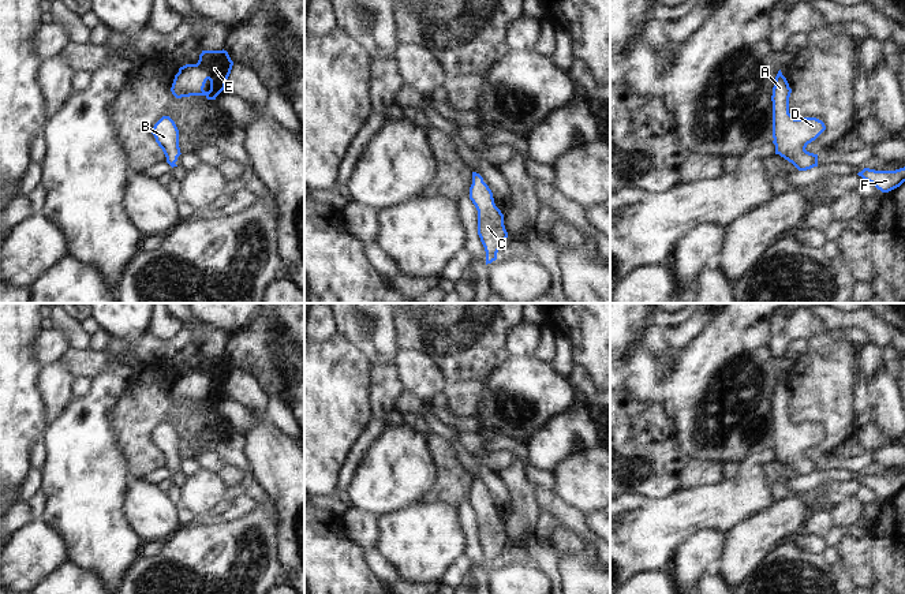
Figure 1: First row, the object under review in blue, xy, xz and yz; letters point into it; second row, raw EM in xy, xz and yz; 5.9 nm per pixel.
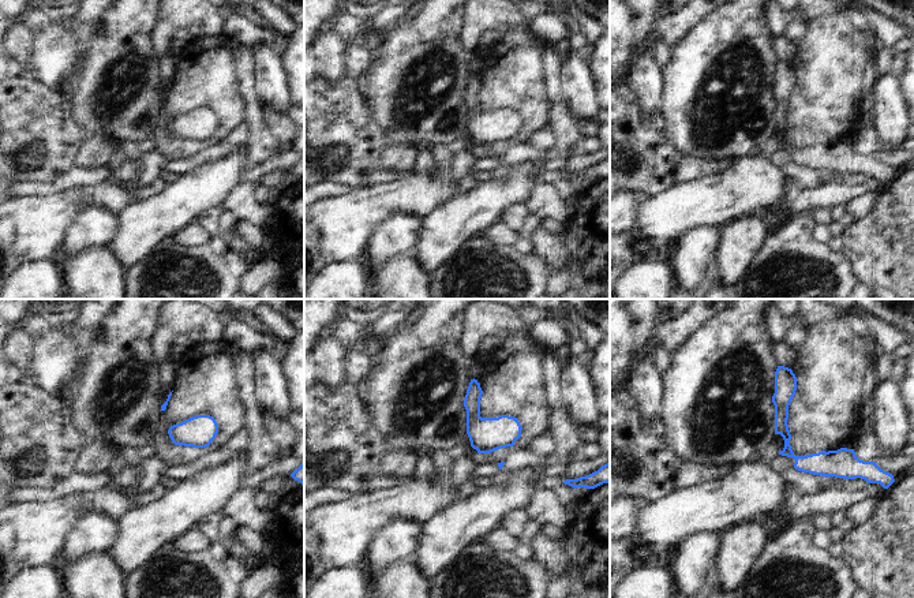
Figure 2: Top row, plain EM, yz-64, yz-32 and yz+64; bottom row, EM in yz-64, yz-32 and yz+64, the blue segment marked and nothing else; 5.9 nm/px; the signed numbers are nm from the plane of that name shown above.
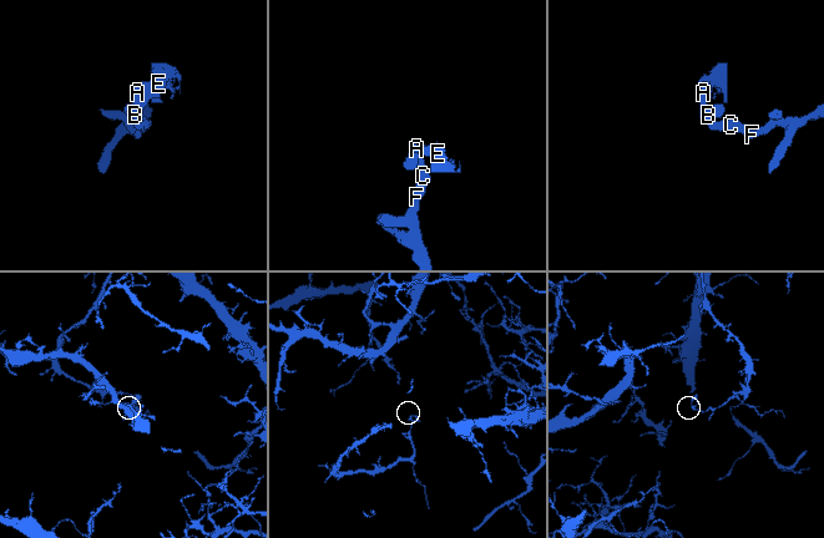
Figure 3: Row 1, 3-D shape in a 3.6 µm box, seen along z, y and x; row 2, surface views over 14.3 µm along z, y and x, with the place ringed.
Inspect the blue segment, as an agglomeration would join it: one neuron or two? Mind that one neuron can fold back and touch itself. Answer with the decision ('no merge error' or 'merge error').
no merge error

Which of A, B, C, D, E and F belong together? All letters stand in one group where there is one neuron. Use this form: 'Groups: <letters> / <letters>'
Groups: A B C D E F.

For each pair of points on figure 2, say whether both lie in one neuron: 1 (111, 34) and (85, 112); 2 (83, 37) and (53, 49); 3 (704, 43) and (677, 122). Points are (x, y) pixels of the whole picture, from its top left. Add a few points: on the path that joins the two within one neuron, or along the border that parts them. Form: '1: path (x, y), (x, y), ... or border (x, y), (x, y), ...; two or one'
1: path (111, 53), (93, 93); one
2: path (77, 38), (60, 48); one
3: path (704, 62), (688, 103); one

